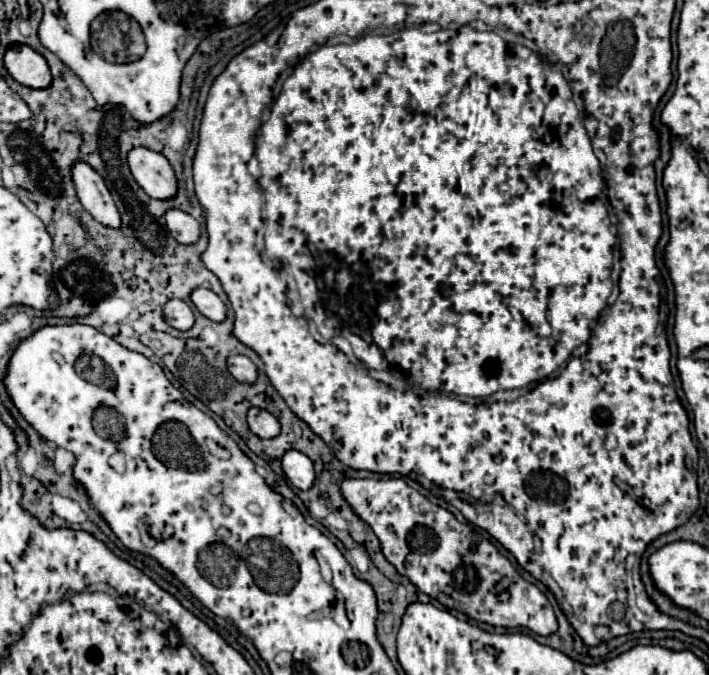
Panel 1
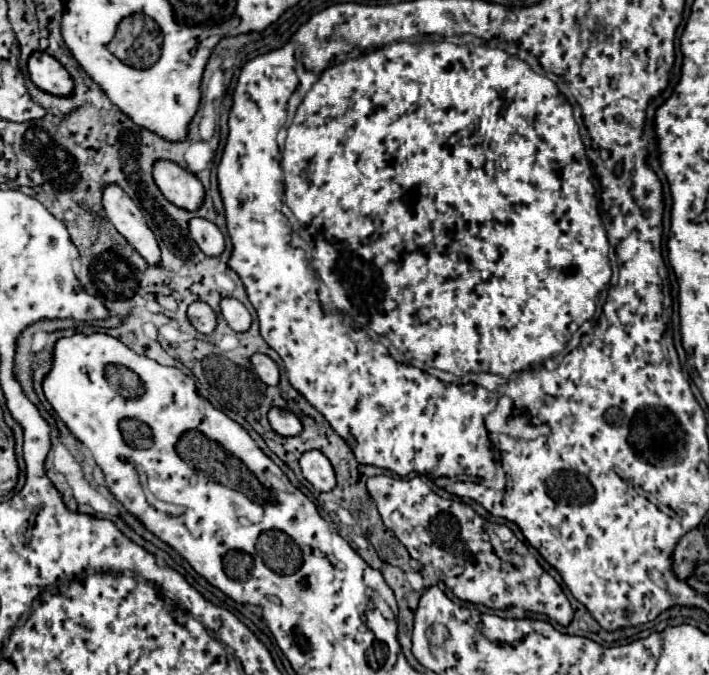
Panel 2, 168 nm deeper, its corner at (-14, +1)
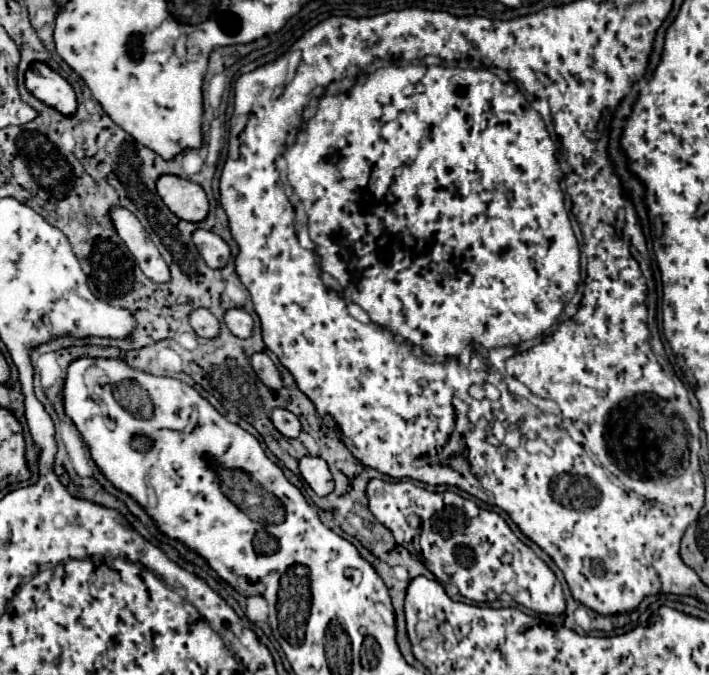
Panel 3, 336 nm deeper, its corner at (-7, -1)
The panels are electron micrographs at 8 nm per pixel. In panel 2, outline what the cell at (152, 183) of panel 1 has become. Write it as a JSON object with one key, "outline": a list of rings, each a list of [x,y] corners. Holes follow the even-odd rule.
{"outline":[[[159,160],[153,168],[153,178],[163,196],[183,210],[197,210],[205,200],[205,188],[195,174],[183,170],[175,162]]]}

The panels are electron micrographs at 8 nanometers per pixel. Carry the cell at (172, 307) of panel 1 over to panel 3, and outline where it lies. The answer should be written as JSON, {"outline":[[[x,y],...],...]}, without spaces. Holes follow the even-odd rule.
{"outline":[[[192,310],[192,314],[190,314],[190,326],[202,338],[214,338],[218,334],[218,330],[220,330],[220,324],[212,316],[210,310]]]}

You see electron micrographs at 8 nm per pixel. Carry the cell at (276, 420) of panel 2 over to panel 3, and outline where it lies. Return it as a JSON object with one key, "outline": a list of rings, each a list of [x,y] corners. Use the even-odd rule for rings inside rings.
{"outline":[[[276,408],[276,410],[272,412],[270,420],[272,420],[274,428],[276,428],[282,436],[286,436],[286,438],[296,438],[296,436],[300,434],[300,422],[298,422],[298,418],[296,418],[292,412],[284,410],[284,408]]]}

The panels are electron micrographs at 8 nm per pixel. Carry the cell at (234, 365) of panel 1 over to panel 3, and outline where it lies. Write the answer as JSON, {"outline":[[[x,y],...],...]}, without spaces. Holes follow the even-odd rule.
{"outline":[[[254,354],[250,358],[250,364],[254,368],[254,372],[258,374],[258,378],[272,390],[278,390],[282,388],[282,378],[280,378],[280,372],[276,370],[274,362],[266,356],[266,354]]]}

